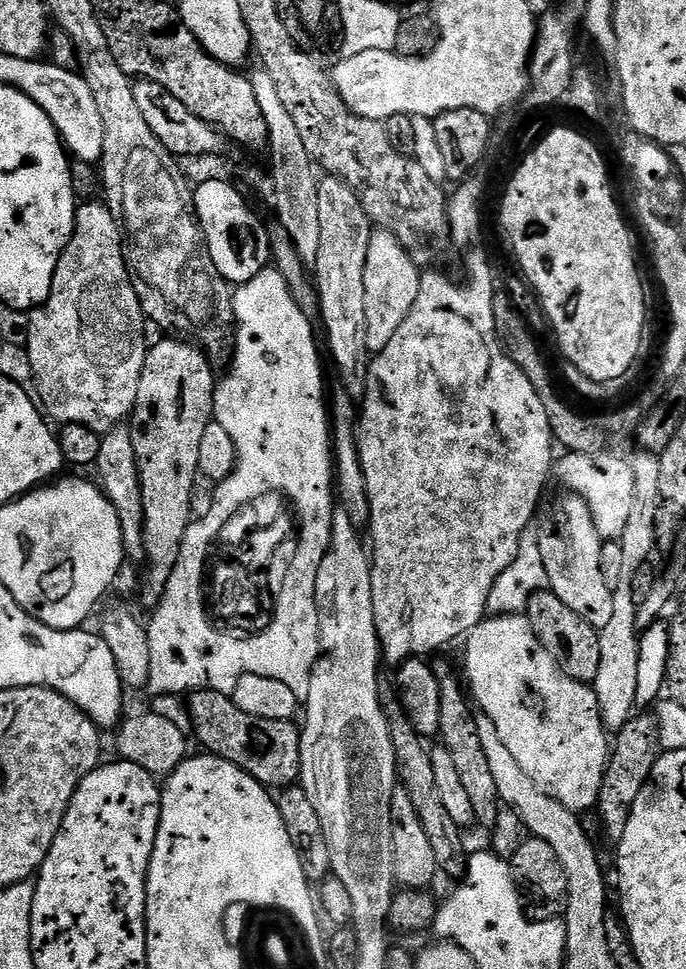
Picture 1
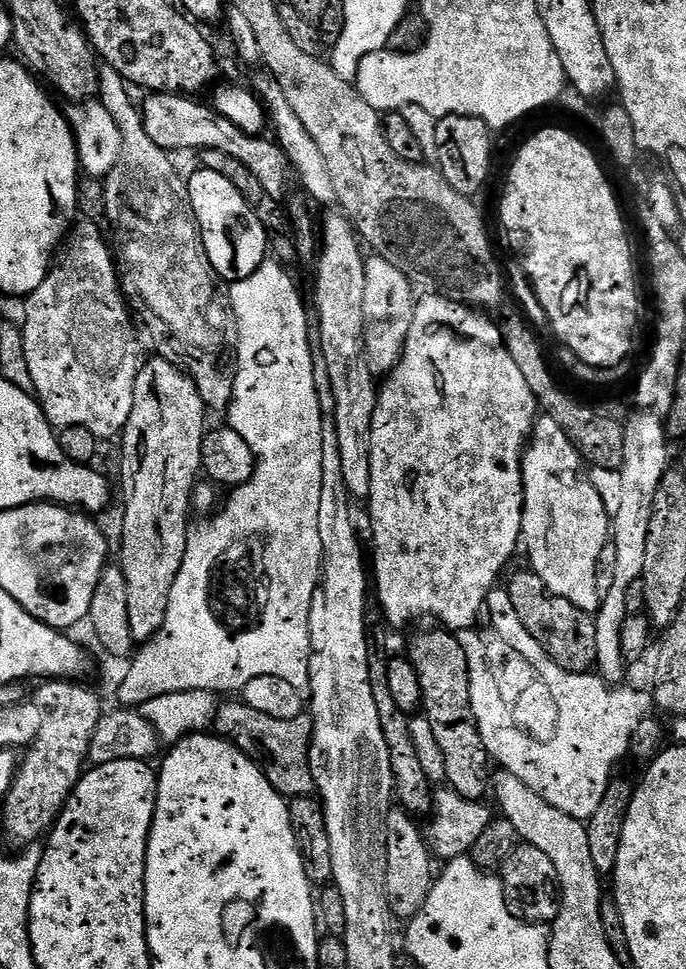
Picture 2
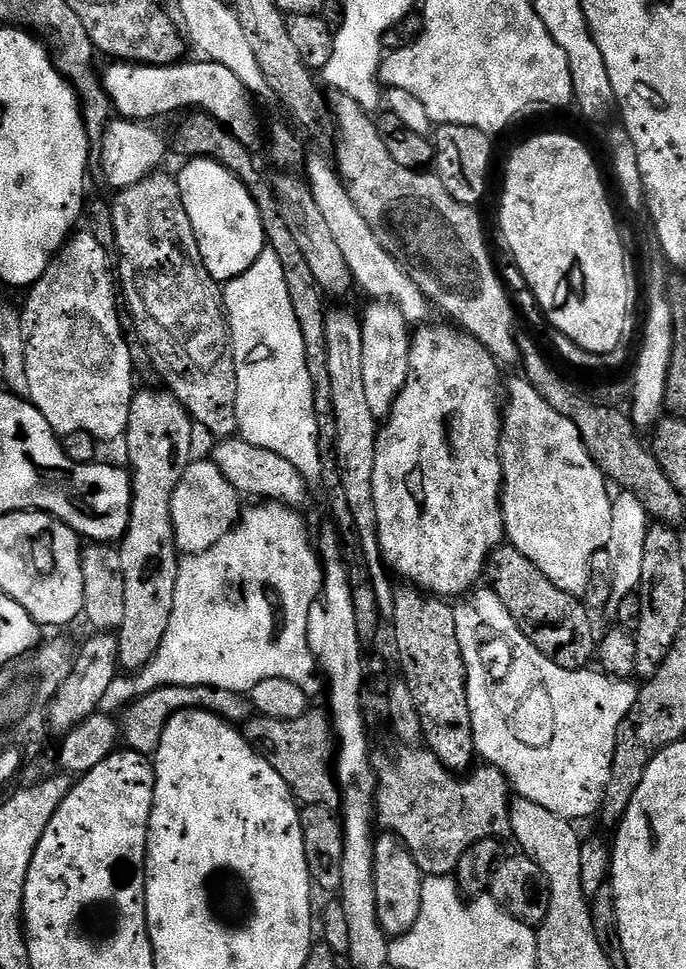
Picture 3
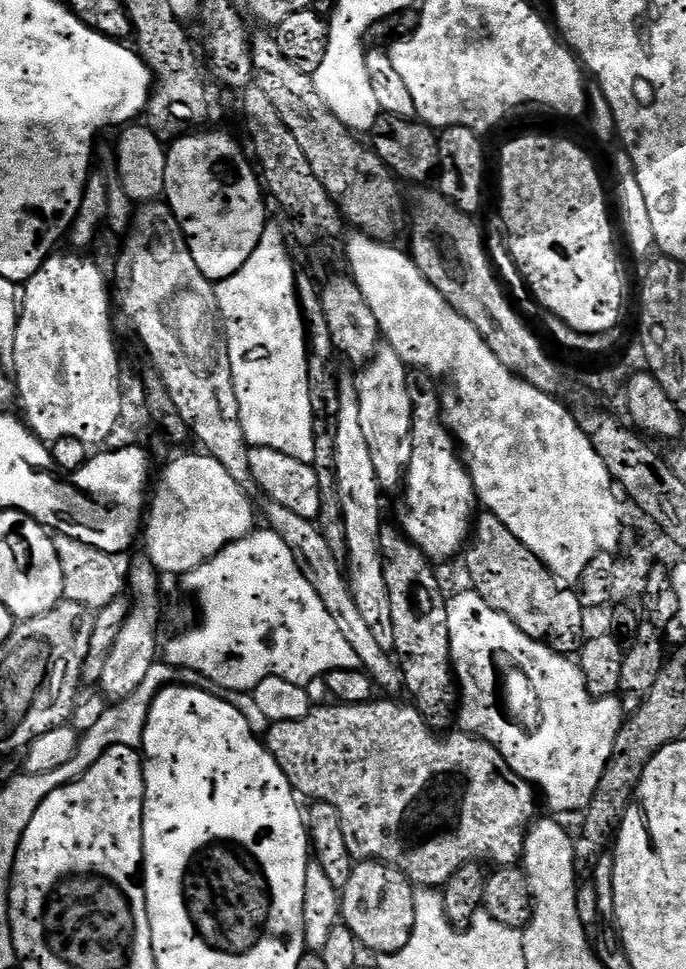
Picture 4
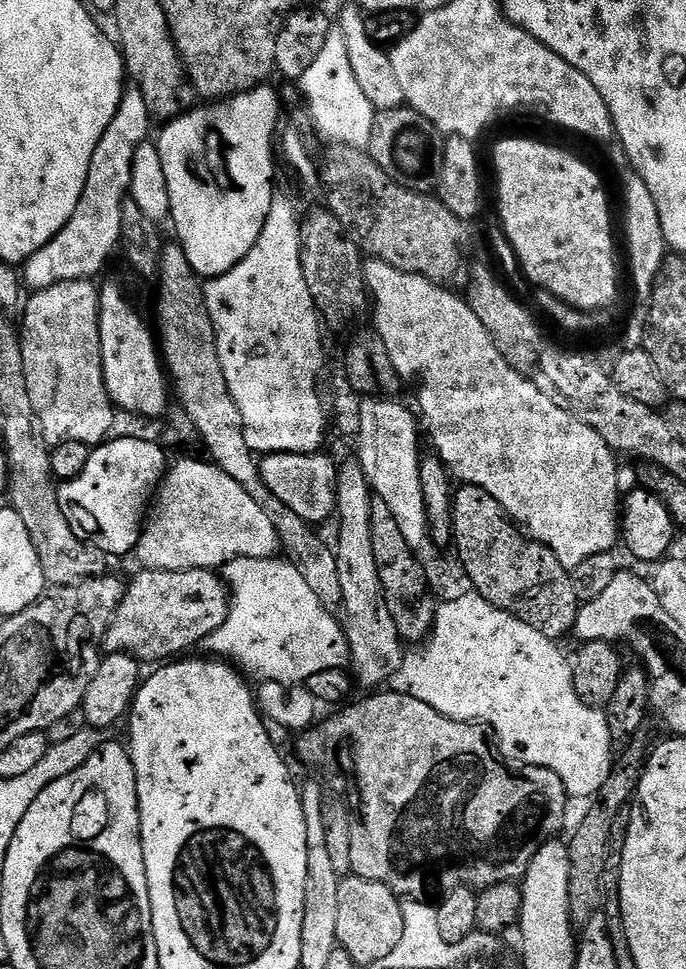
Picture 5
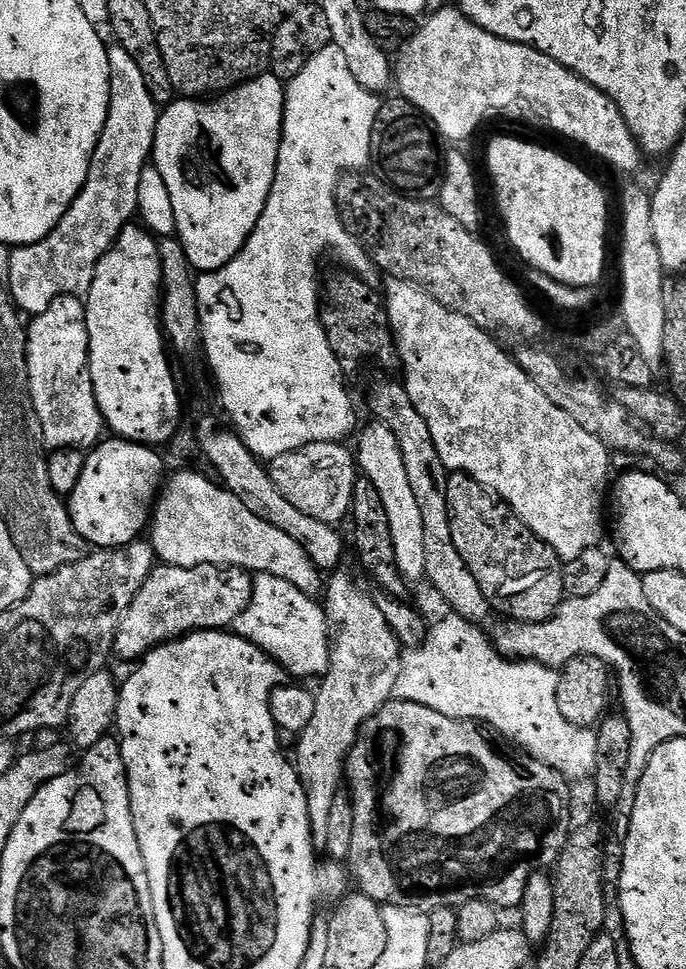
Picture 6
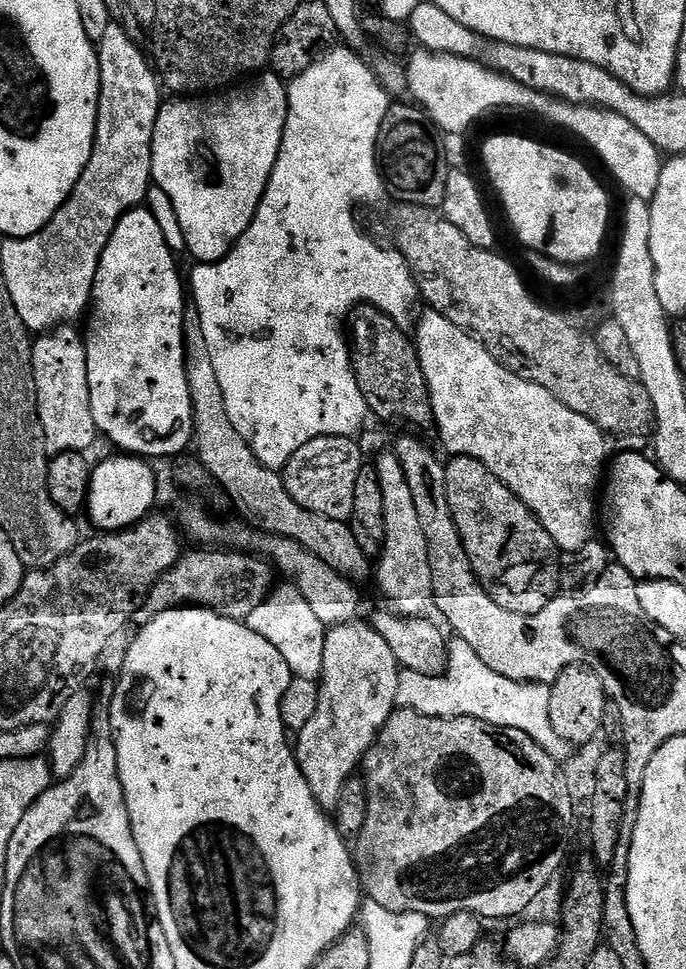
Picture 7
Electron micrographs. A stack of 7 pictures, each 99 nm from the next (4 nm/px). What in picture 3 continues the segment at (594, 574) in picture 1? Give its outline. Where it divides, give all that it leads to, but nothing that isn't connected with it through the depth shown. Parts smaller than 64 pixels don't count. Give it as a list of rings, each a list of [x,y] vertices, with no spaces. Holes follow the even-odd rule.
[[[517,378],[506,388],[506,407],[500,429],[500,461],[504,471],[504,487],[500,490],[500,509],[504,515],[504,535],[511,547],[518,549],[558,590],[577,598],[583,597],[588,585],[588,571],[594,554],[605,551],[610,542],[610,514],[613,497],[608,496],[609,481],[593,462],[578,434],[578,426],[570,422],[530,382]]]

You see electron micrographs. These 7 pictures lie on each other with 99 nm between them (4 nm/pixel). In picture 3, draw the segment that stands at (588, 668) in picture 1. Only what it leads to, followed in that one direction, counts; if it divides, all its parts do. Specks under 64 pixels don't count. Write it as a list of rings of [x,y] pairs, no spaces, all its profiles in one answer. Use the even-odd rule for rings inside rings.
[[[501,546],[490,557],[491,587],[502,598],[502,606],[510,610],[510,618],[522,630],[522,634],[550,662],[563,668],[584,670],[593,663],[598,652],[598,632],[592,629],[589,609],[577,597],[566,594],[526,558],[518,549]]]

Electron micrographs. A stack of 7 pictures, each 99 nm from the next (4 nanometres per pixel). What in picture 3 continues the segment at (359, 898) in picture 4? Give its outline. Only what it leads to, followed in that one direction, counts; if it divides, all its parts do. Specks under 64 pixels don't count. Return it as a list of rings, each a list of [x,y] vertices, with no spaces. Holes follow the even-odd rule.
[[[391,834],[377,835],[374,850],[376,917],[389,938],[404,936],[414,926],[414,922],[418,922],[418,910],[422,910],[422,886],[425,879],[418,862],[414,862],[410,850],[398,837]]]

